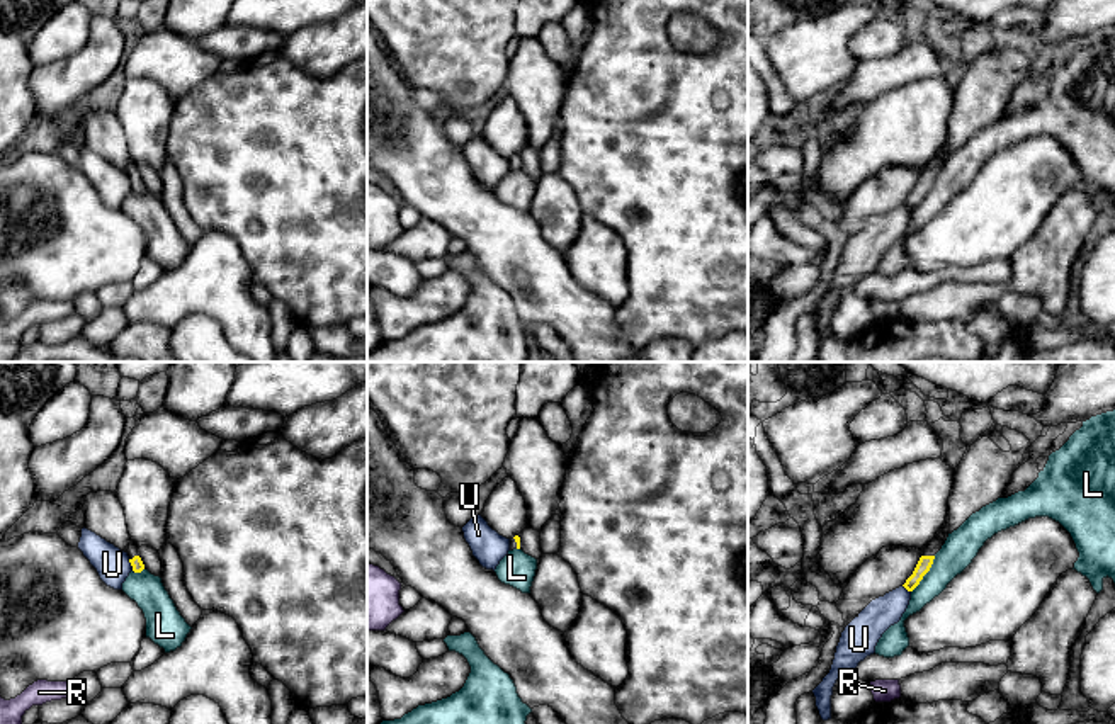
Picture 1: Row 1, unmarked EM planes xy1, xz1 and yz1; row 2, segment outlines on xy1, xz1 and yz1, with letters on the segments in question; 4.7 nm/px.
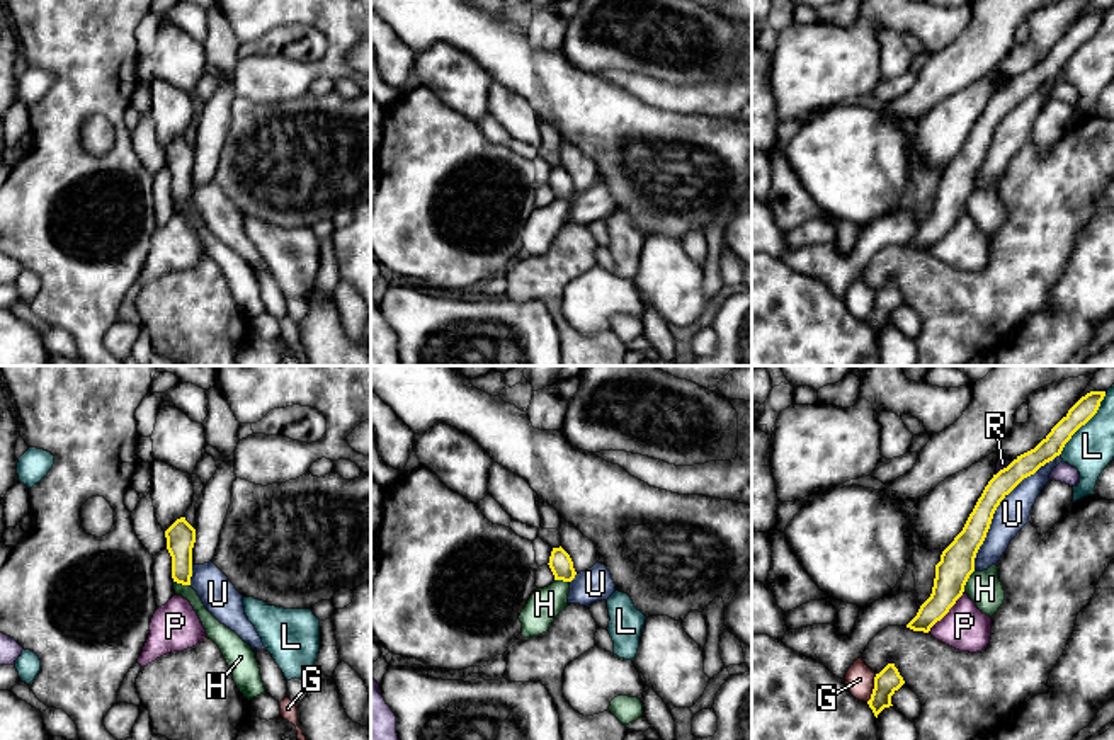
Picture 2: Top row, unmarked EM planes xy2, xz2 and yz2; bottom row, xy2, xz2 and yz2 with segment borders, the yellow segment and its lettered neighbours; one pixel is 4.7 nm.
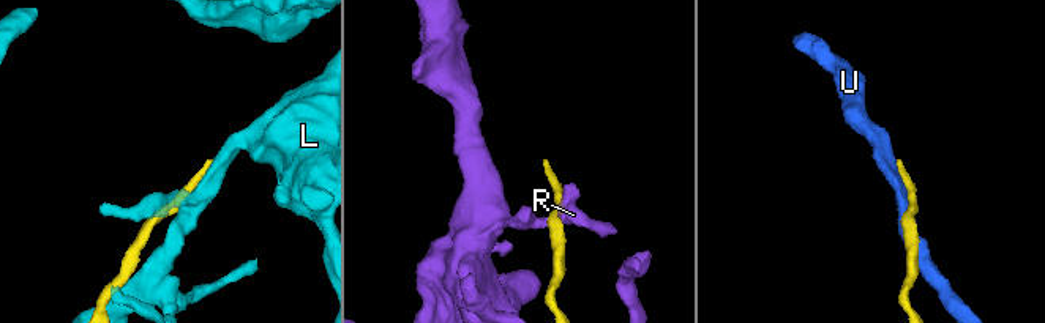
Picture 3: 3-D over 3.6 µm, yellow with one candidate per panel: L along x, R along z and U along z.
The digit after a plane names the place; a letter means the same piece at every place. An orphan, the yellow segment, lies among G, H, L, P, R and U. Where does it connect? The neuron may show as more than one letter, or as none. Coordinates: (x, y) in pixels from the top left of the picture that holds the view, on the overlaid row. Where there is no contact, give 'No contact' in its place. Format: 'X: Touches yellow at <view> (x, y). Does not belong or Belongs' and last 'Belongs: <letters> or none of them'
G: Touches yellow at yz2 (875, 688). Does not belong
H: Touches yellow at yz2 (966, 580). Does not belong
L: Touches yellow at yz2 (1084, 424). Does not belong
P: Touches yellow at yz2 (946, 613). Does not belong
R: Touches yellow at yz2 (1004, 468). Does not belong
U: Touches yellow at yz2 (999, 504). Does not belong
Belongs: none of them

